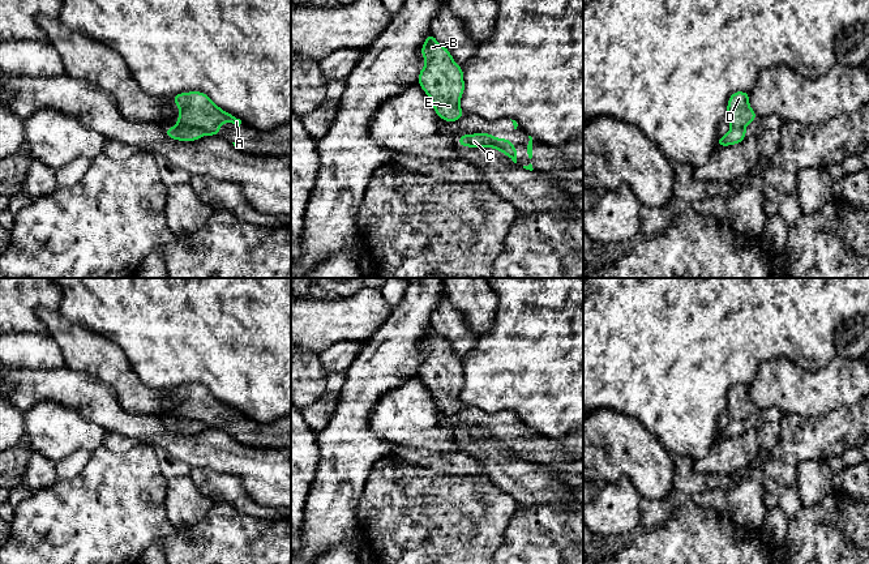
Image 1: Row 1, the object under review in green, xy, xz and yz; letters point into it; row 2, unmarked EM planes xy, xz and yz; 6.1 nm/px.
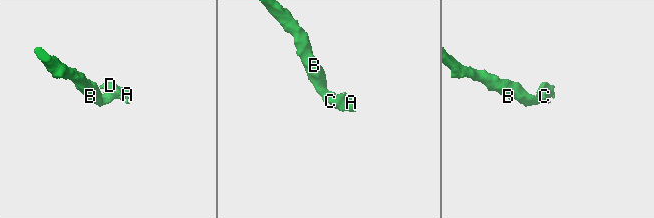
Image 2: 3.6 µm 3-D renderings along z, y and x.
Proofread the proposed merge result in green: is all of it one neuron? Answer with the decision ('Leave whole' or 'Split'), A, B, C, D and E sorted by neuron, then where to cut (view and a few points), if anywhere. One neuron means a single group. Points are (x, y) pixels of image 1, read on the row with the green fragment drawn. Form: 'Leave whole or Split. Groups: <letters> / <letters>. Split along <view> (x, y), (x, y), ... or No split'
Split. Groups: A D / B C E. Split along xy (179, 123), (198, 128), (205, 133)

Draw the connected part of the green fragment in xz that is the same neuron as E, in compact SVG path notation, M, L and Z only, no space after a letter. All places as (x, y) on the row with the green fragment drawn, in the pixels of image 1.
M428 34L420 50L425 67L419 73L419 85L432 101L441 119L453 123L463 116L459 99L465 90L462 68L454 63L449 50Z

